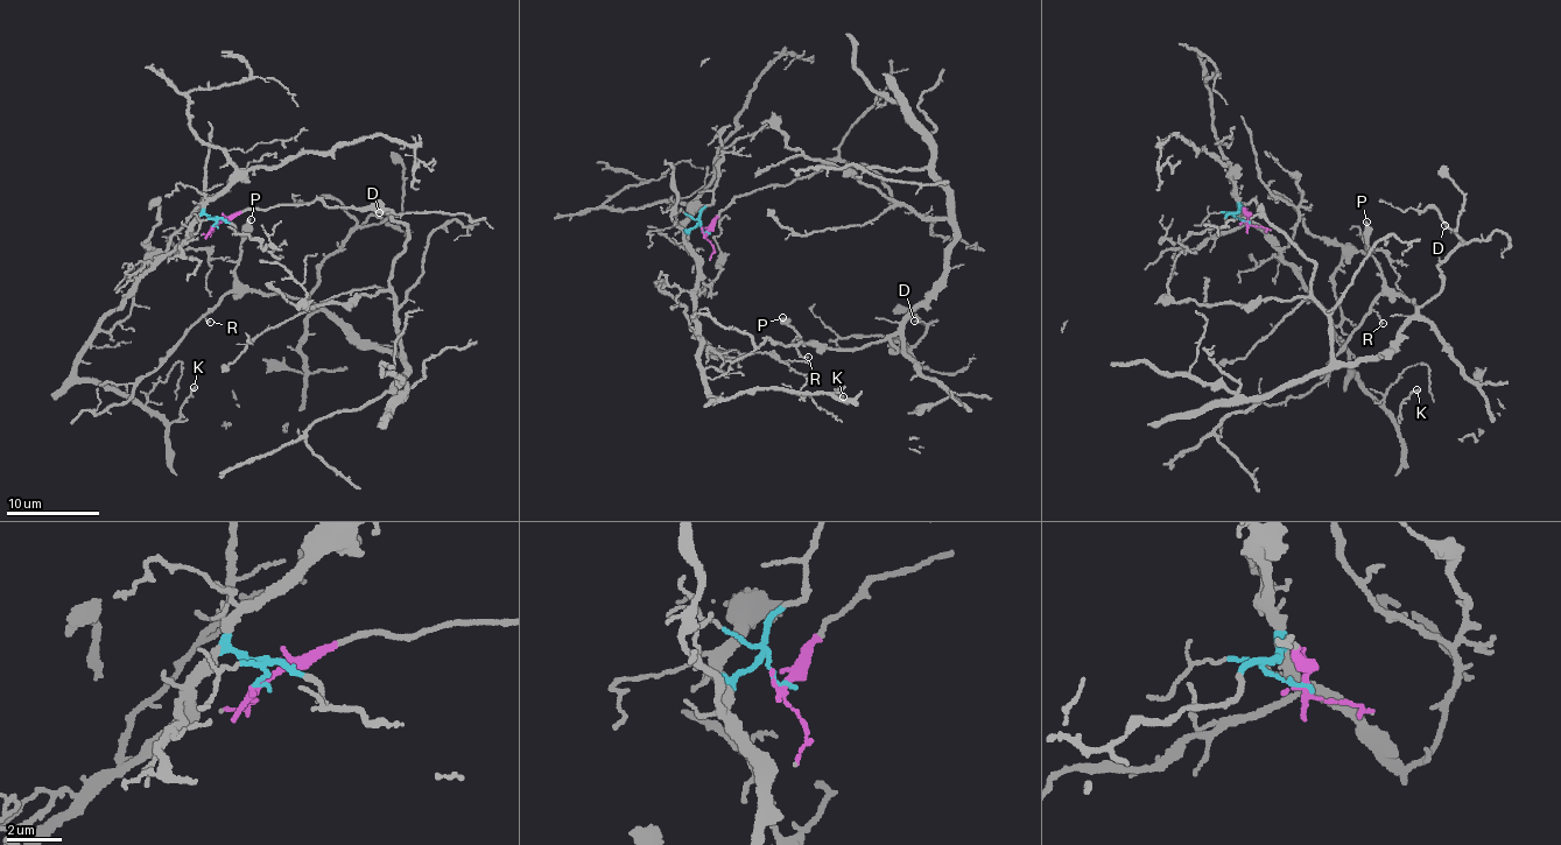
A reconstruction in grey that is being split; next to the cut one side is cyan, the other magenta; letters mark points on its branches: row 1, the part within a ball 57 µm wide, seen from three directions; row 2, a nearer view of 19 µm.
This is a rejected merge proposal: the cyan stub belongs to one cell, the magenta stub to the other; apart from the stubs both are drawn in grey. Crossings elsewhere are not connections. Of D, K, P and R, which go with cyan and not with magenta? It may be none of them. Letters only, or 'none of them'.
K

